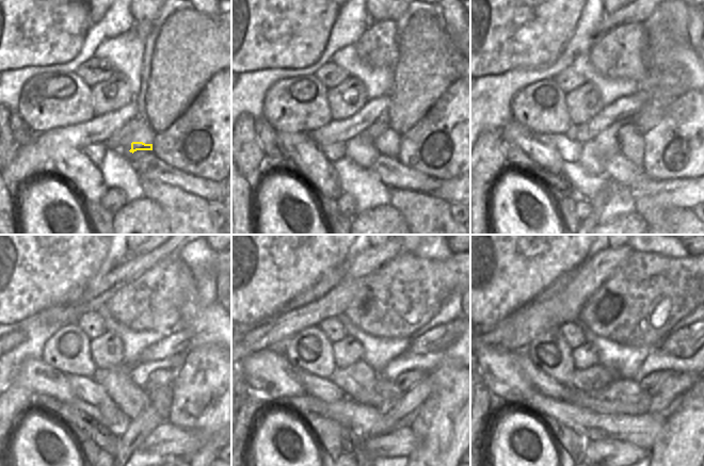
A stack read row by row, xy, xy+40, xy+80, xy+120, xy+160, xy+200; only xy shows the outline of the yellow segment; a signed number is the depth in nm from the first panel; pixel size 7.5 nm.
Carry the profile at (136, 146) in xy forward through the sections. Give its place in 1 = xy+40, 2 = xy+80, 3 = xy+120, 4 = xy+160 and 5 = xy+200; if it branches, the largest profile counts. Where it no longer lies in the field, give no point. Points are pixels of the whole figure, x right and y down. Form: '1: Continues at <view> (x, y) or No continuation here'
1: Continues at xy+40 (389, 149)
2: Continues at xy+80 (634, 151)
3: Continues at xy+120 (158, 413)
4: Continues at xy+160 (413, 399)
5: Continues at xy+200 (672, 385)

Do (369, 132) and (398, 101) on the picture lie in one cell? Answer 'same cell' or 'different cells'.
different cells

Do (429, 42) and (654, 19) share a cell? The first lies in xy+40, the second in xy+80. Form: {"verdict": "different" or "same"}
{"verdict": "different"}

